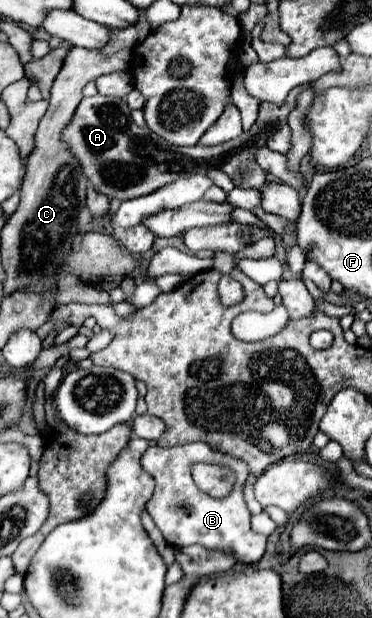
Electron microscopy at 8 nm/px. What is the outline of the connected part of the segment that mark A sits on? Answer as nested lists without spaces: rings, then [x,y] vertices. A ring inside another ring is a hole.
[[[294,89],[292,95],[282,105],[262,103],[260,115],[248,133],[242,133],[238,139],[232,139],[224,145],[216,147],[176,147],[160,139],[156,133],[148,131],[148,127],[138,127],[130,117],[130,107],[122,99],[112,99],[106,95],[94,95],[82,99],[74,117],[62,131],[62,141],[68,151],[80,163],[88,185],[108,199],[134,199],[140,195],[148,195],[160,189],[164,183],[172,183],[178,177],[190,177],[196,173],[206,173],[210,167],[220,167],[240,189],[262,187],[266,183],[266,171],[252,159],[256,147],[264,147],[266,139],[276,131],[276,127],[286,125],[288,113],[296,105],[296,95],[300,89]]]

